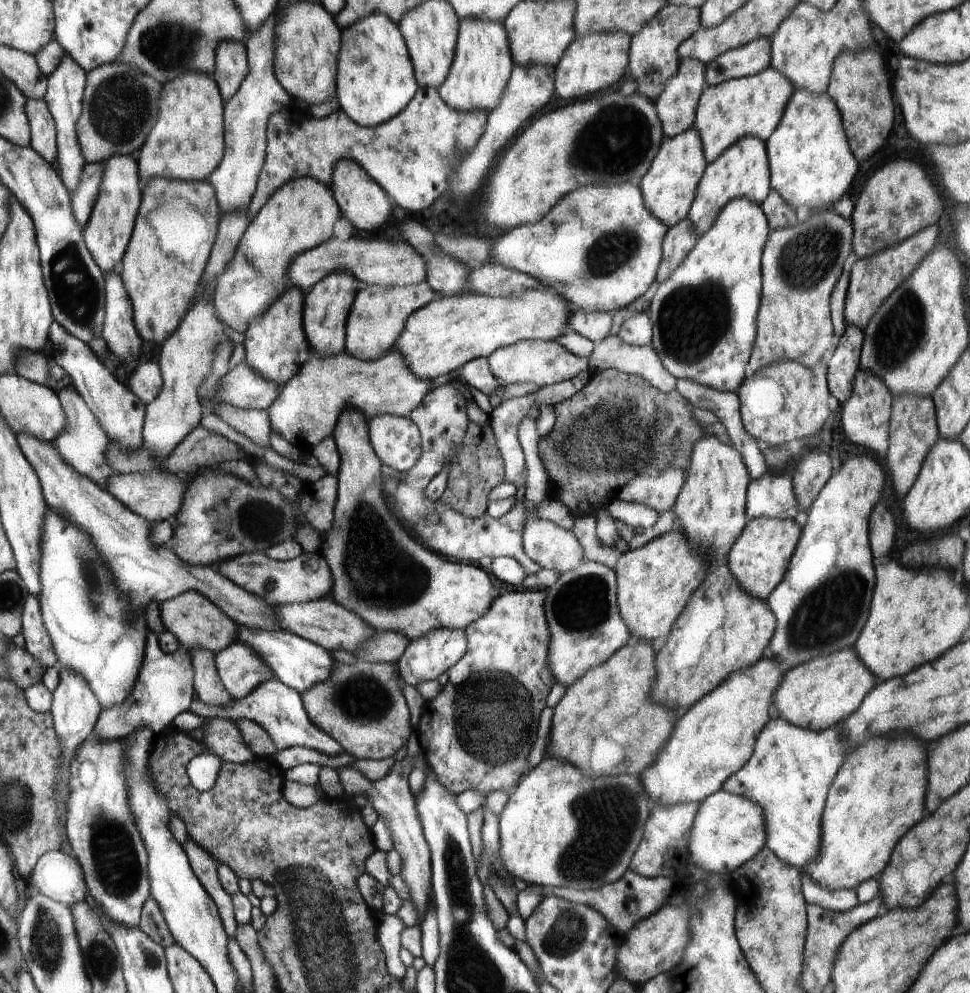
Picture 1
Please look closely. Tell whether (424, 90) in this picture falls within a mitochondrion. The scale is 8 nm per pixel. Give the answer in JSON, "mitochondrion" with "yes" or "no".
{"mitochondrion":"no"}

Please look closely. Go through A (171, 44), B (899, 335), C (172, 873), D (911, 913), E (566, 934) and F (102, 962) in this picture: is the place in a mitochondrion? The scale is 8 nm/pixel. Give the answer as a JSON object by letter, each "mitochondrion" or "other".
{"A":"mitochondrion","B":"mitochondrion","C":"other","D":"other","E":"mitochondrion","F":"mitochondrion"}

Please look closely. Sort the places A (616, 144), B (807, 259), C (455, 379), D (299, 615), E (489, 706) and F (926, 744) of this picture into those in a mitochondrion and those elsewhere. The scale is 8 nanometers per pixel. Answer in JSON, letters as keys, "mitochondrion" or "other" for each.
{"A":"mitochondrion","B":"mitochondrion","C":"other","D":"other","E":"mitochondrion","F":"other"}

